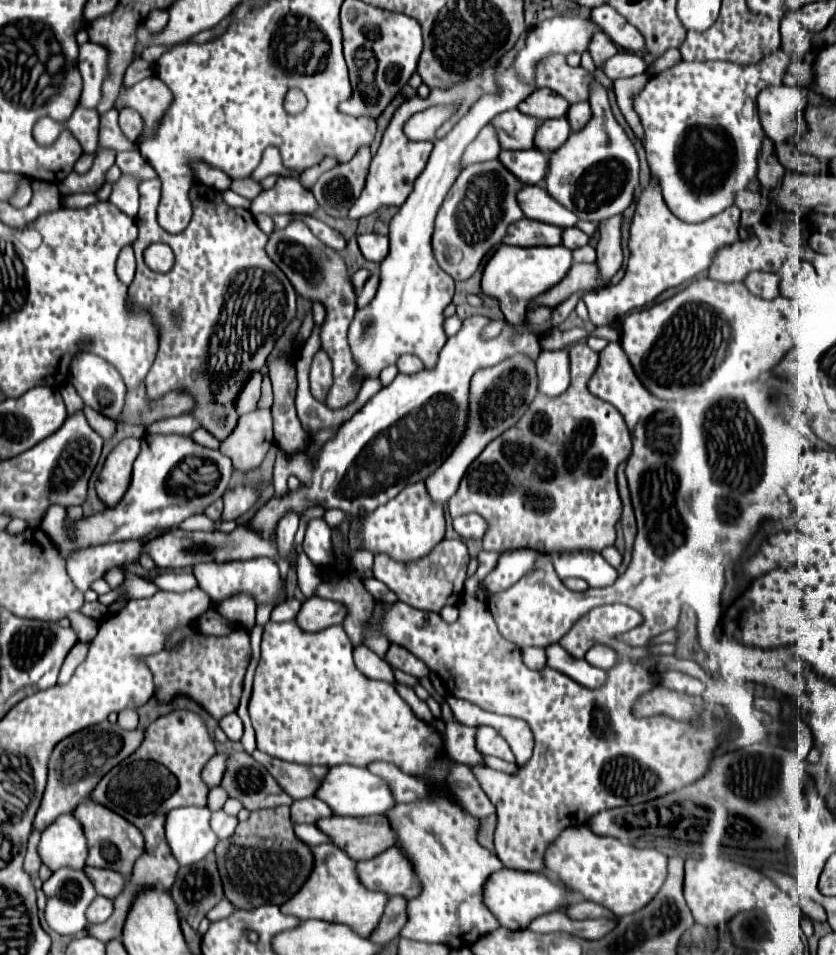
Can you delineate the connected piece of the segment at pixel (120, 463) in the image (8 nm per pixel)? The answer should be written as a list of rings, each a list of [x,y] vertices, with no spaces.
[[[126,438],[114,450],[116,452],[106,458],[96,482],[96,494],[106,506],[116,506],[116,502],[124,498],[124,490],[128,490],[128,480],[132,476],[132,462],[140,452],[140,440]]]

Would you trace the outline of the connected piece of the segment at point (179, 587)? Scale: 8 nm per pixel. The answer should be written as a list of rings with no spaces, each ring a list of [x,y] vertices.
[[[166,572],[156,576],[154,584],[158,584],[160,590],[170,590],[170,592],[186,592],[198,588],[194,574],[176,574],[176,572]]]

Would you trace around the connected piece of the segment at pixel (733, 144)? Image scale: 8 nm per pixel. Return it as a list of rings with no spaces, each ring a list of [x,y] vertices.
[[[780,48],[776,50],[776,54],[768,54],[766,60],[768,62],[754,62],[752,66],[736,66],[736,62],[680,60],[676,66],[650,76],[646,88],[636,96],[634,110],[640,114],[644,126],[644,134],[646,134],[644,148],[648,154],[650,170],[660,180],[662,194],[668,208],[680,220],[704,222],[734,204],[734,194],[738,190],[744,190],[748,182],[756,176],[756,164],[758,164],[758,154],[760,154],[764,134],[774,142],[784,142],[784,140],[790,142],[806,132],[804,98],[796,86],[782,84],[782,76],[788,68],[790,54]]]

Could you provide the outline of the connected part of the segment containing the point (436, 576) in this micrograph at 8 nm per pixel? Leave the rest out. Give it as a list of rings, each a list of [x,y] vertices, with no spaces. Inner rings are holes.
[[[442,540],[432,554],[426,554],[426,558],[420,558],[420,562],[392,562],[392,558],[384,558],[384,554],[374,556],[374,578],[384,582],[392,592],[398,594],[400,602],[406,602],[408,606],[414,606],[418,610],[432,610],[438,612],[442,606],[454,606],[460,602],[464,580],[466,580],[466,568],[468,568],[470,556],[466,550],[466,544],[460,540]]]

